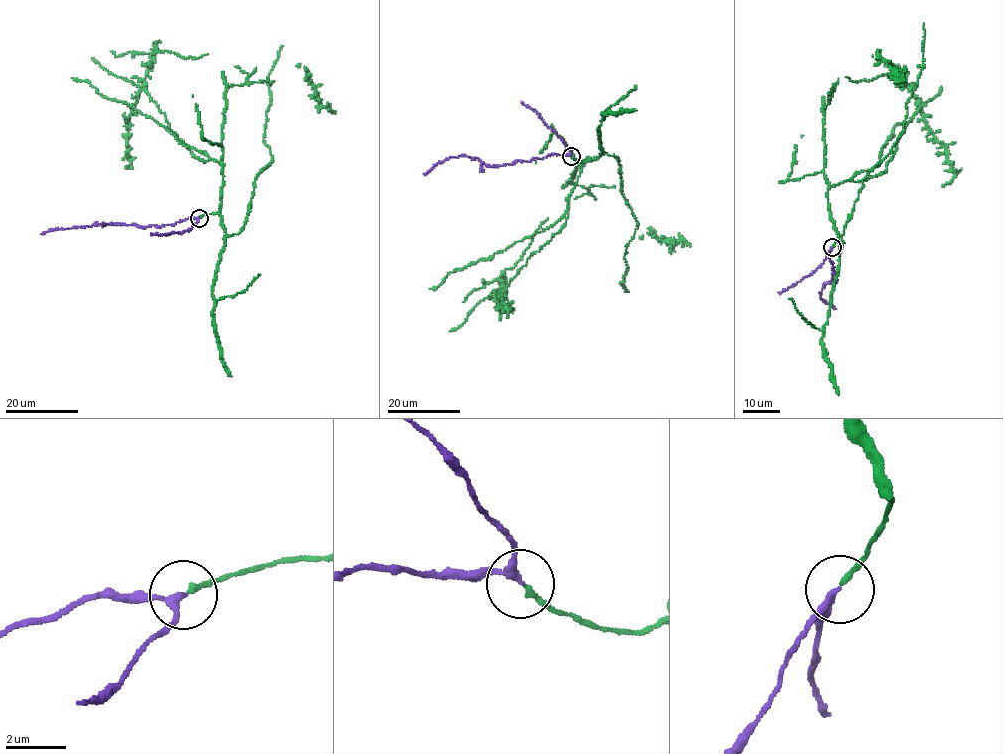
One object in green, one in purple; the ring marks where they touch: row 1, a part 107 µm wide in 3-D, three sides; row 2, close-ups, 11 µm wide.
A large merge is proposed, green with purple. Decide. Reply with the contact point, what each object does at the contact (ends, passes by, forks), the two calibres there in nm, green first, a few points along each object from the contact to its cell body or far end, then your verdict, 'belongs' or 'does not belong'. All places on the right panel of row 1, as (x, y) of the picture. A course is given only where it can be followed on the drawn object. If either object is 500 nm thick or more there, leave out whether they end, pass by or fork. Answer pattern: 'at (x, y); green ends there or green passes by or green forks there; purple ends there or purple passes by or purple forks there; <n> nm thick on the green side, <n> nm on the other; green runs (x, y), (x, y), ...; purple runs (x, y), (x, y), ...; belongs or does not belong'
at (832, 247); green ends there; purple passes by; 170 nm thick on the green side, 190 nm on the other; green runs (833, 246), (839, 236), (827, 189), (886, 170), (900, 135), (920, 107), (895, 71), (867, 81), (846, 77); purple runs (833, 247), (829, 251), (833, 278), (824, 284), (819, 294), (834, 308); belongs

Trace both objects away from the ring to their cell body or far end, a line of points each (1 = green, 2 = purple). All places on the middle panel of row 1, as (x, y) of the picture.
1: (571, 156), (590, 160), (570, 196), (565, 225), (533, 253), (502, 295), (503, 272), (513, 268), (548, 218)
2: (571, 156), (547, 155), (486, 166), (477, 158), (458, 155), (439, 161), (423, 174)

